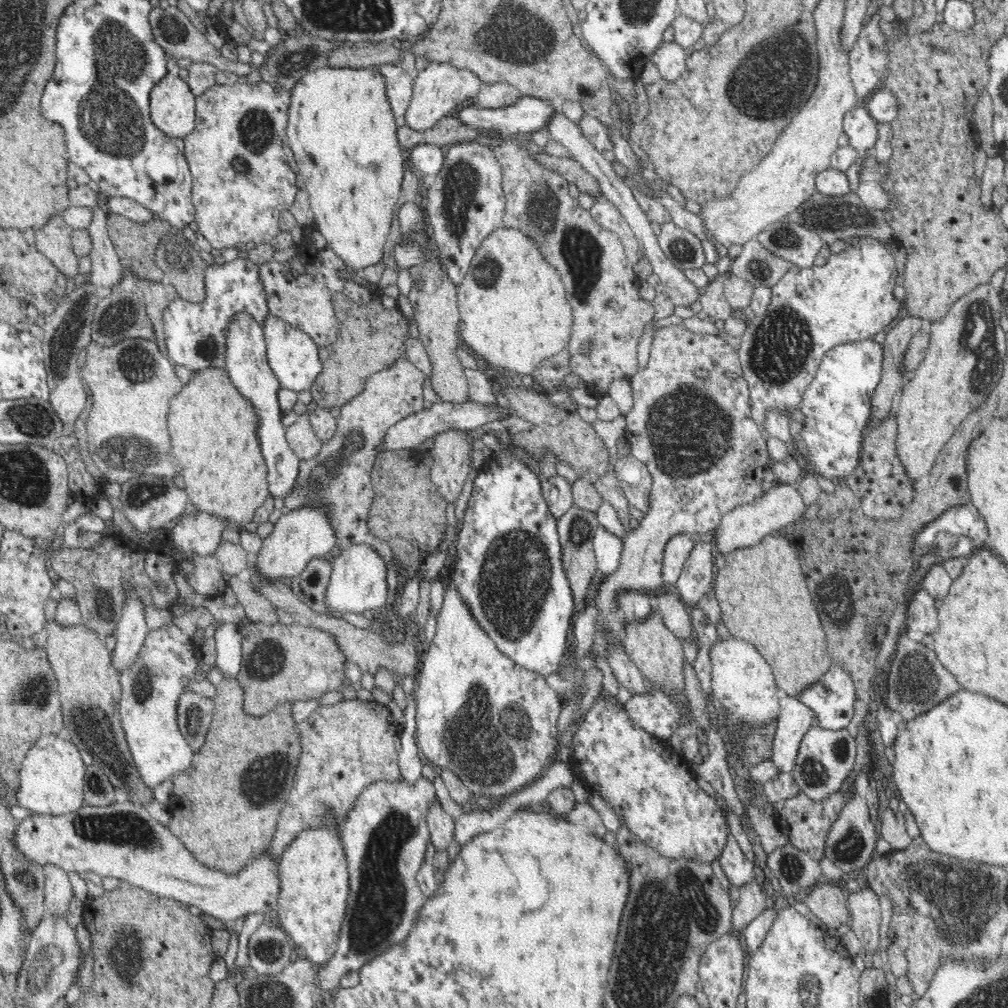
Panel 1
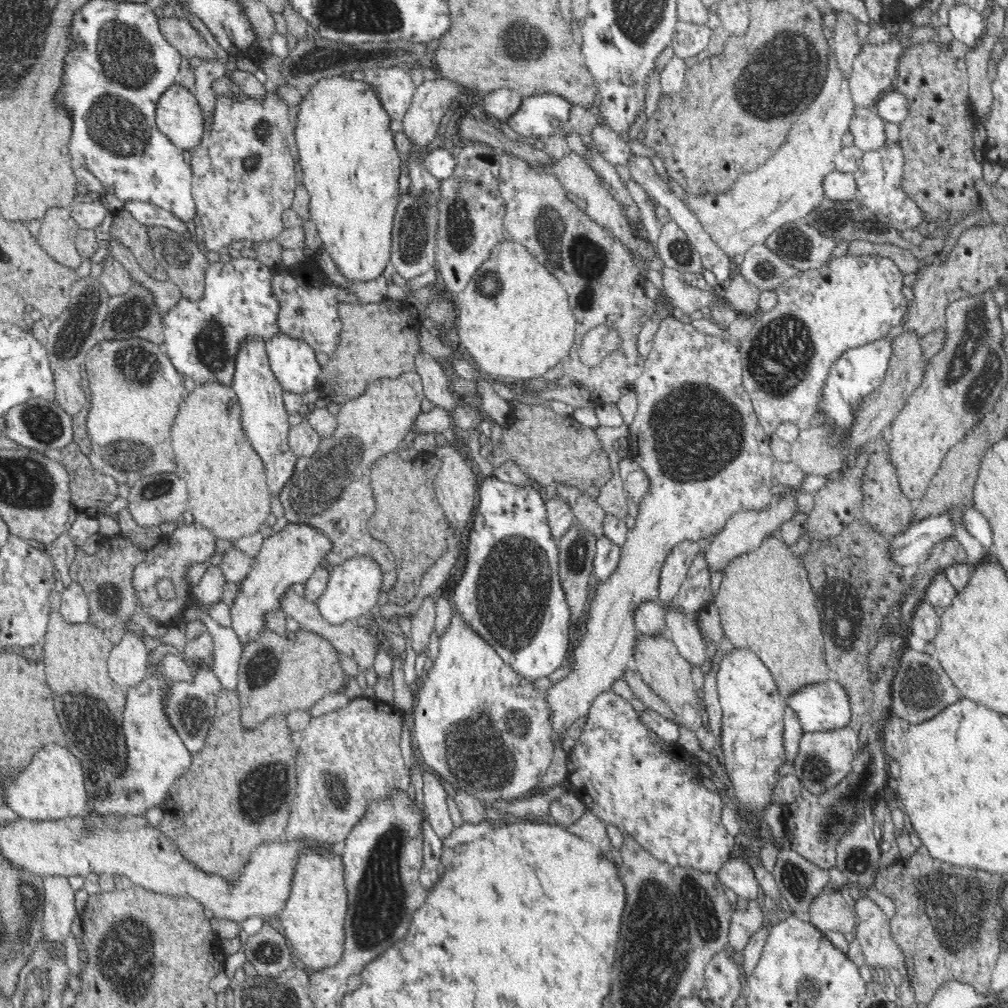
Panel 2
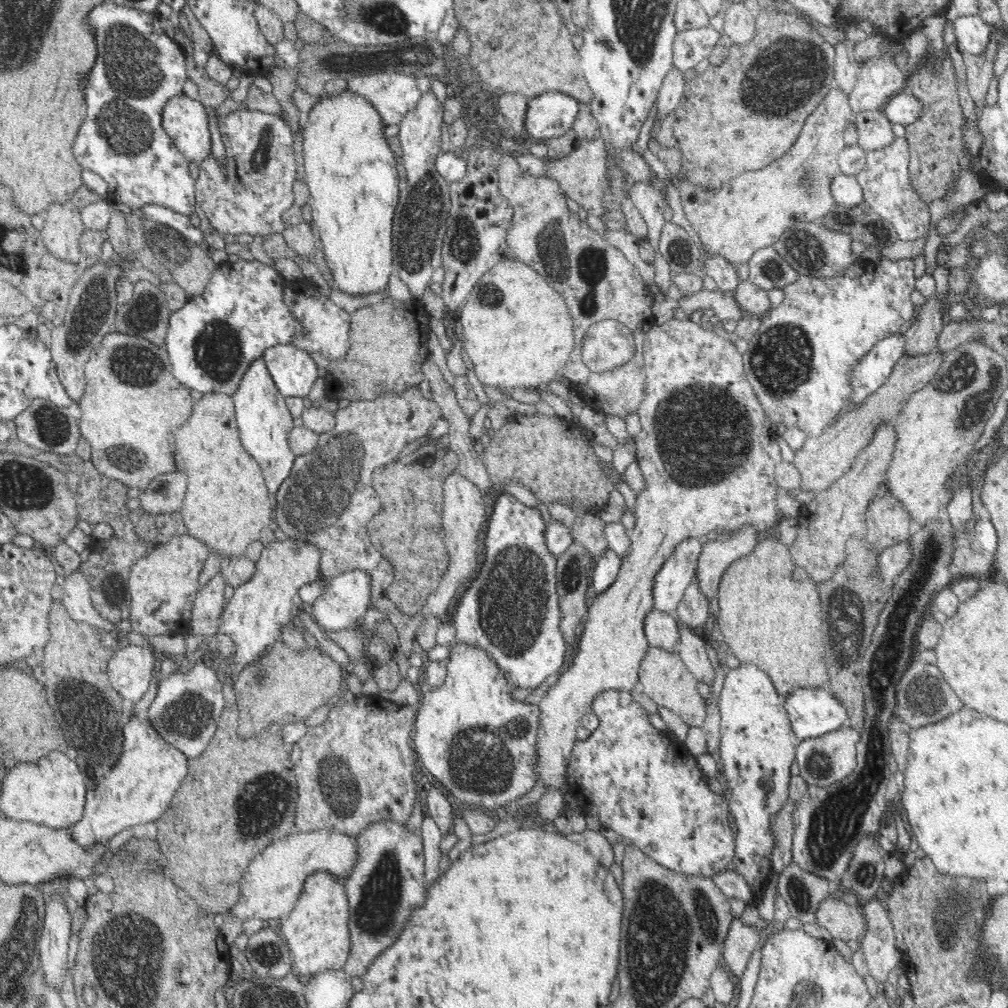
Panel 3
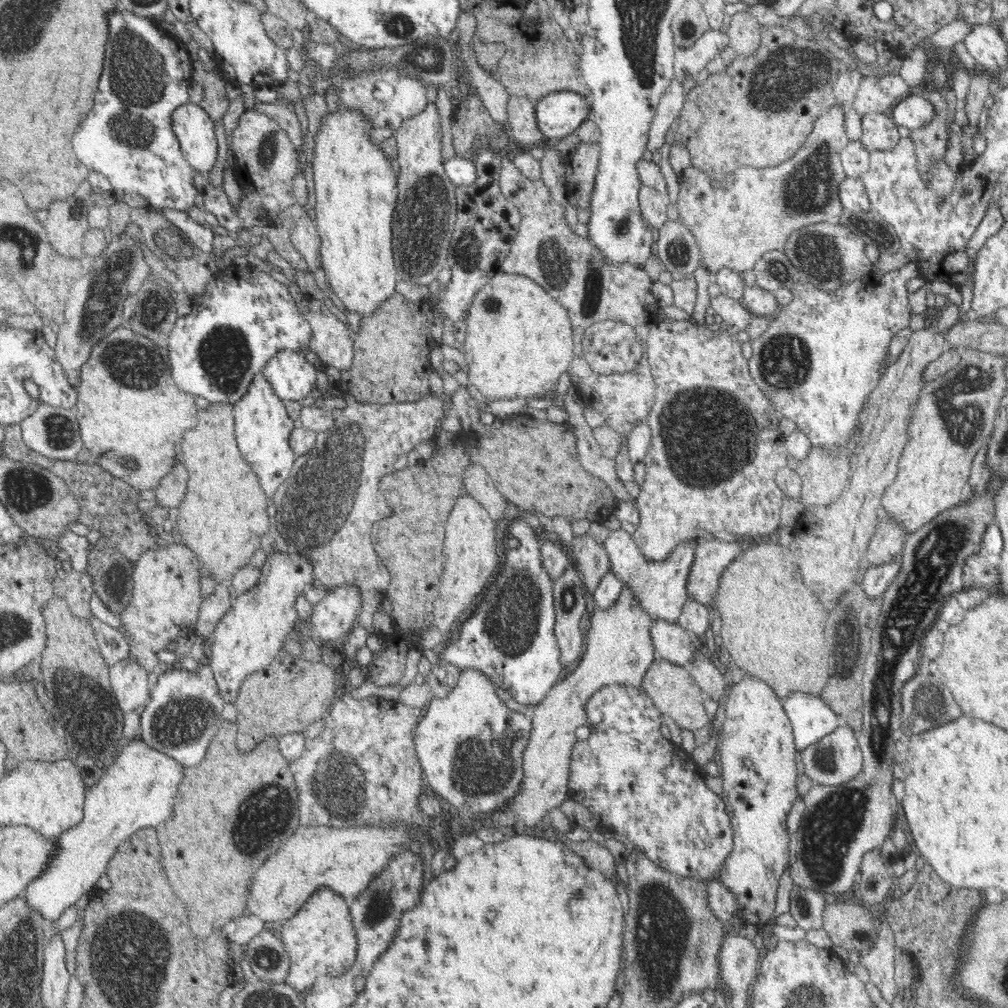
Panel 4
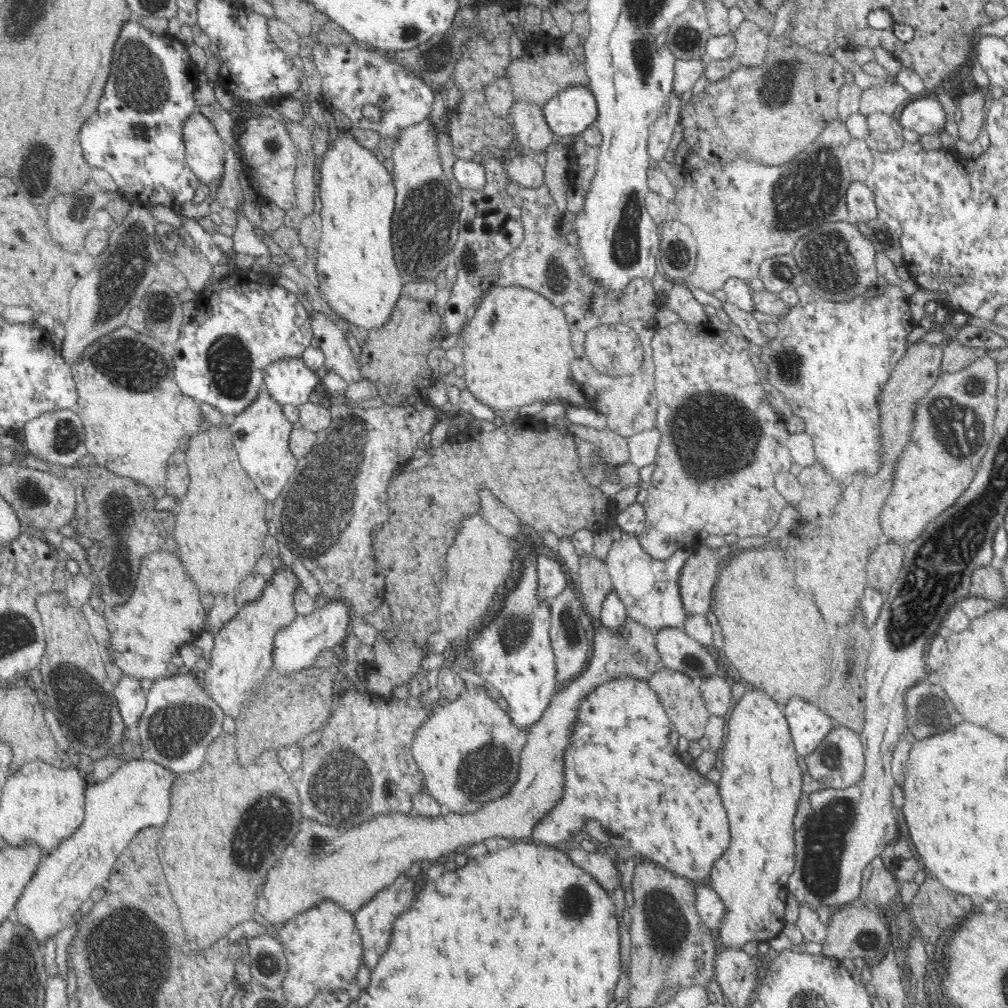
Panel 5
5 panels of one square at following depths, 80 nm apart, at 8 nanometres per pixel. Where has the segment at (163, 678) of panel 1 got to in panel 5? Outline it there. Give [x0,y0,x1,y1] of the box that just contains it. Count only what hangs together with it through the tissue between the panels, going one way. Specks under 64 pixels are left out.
[13,757,174,945]

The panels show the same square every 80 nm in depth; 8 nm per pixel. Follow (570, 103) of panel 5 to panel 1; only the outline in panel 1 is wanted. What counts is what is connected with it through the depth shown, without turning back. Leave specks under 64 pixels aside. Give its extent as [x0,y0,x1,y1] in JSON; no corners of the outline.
[454,96,556,134]

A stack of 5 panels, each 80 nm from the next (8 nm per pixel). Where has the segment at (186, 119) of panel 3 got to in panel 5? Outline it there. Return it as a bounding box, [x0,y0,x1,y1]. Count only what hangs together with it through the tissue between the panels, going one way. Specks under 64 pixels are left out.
[182,111,225,185]

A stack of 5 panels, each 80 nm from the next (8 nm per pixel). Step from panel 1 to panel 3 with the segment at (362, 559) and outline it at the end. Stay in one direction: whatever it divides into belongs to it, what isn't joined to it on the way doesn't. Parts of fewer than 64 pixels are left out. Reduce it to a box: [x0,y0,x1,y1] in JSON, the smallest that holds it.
[313,570,371,631]

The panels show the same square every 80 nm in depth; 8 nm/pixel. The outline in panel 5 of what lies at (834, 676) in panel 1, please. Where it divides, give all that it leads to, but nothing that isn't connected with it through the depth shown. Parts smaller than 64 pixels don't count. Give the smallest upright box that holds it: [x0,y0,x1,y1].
[782,696,834,758]

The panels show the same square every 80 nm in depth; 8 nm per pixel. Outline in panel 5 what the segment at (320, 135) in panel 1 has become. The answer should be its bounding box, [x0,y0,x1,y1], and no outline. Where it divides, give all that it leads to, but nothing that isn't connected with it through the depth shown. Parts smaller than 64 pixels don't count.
[314,130,404,331]

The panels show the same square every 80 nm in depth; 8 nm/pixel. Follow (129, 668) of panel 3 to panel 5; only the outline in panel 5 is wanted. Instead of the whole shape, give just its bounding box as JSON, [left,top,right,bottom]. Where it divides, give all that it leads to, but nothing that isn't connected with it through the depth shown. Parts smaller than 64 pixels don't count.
[114,674,147,728]

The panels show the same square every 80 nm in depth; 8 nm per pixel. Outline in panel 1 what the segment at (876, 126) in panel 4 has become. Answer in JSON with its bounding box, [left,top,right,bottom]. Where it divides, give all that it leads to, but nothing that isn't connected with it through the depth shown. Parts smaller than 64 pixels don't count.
[844,105,878,152]

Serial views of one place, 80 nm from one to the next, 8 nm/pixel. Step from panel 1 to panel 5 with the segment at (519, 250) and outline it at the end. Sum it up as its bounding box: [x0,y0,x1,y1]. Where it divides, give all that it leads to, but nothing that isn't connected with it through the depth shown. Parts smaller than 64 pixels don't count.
[460,284,574,415]

